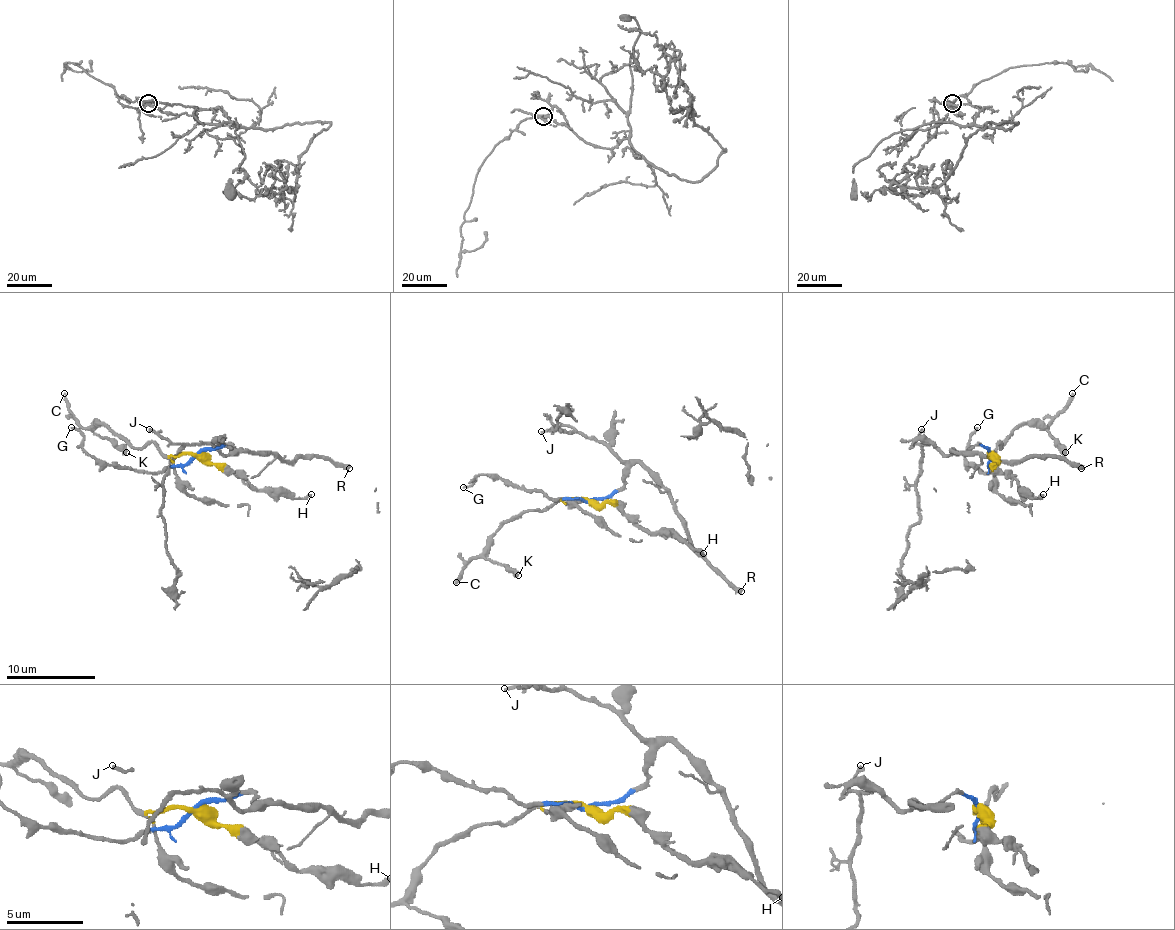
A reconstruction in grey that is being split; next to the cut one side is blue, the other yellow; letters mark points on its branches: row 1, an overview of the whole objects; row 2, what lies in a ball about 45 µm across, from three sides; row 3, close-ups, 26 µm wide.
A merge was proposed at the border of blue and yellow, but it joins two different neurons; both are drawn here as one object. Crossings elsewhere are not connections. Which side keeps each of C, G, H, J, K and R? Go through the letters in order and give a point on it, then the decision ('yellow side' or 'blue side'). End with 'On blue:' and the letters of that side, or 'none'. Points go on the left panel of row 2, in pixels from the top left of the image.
C: at (64, 393); yellow side
G: at (71, 427); blue side
H: at (311, 494); yellow side
J: at (149, 429); blue side
K: at (126, 452); yellow side
R: at (349, 468); blue side
On blue: G, J, R

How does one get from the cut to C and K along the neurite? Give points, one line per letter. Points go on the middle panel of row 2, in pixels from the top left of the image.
C: (590, 500), (560, 498), (543, 511), (520, 511), (493, 536), (456, 583)
K: (590, 500), (560, 498), (543, 511), (523, 511), (500, 527), (485, 556), (507, 565), (518, 576)

